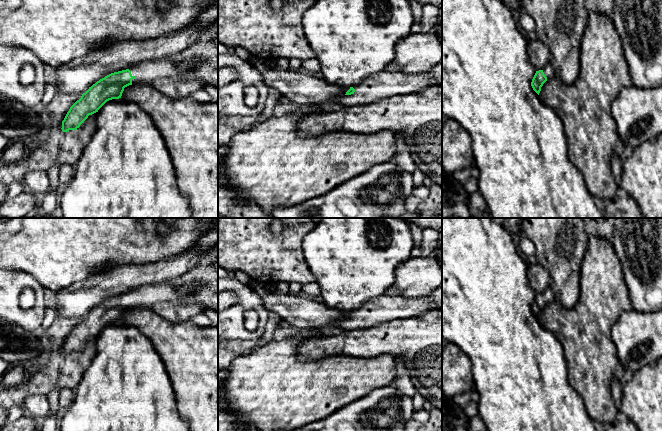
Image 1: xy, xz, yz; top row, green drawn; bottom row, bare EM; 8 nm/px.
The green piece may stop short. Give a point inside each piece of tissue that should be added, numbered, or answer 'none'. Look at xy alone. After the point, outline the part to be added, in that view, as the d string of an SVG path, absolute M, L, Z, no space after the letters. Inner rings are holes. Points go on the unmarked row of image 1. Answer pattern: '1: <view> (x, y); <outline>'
1: xy (146, 295); M166 283L143 285L129 292L134 306L151 307L154 303L177 303L186 300L190 287L172 287Z

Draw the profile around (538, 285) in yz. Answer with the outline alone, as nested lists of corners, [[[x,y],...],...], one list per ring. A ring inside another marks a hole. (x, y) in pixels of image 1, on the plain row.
[[[528,264],[526,276],[529,280],[530,288],[536,295],[543,294],[549,288],[550,276],[548,271],[540,264]]]

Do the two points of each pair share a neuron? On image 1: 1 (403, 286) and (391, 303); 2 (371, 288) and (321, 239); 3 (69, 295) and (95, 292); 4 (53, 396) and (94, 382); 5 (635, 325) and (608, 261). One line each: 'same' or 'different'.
1: different
2: same
3: same
4: different
5: different

